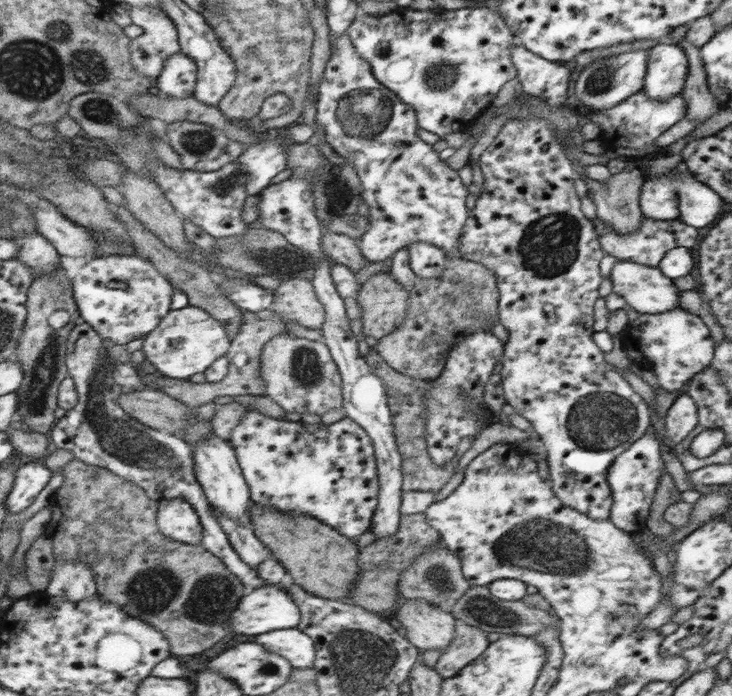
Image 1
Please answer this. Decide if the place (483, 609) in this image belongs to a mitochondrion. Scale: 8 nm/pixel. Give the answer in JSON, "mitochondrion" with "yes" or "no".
{"mitochondrion":"yes"}

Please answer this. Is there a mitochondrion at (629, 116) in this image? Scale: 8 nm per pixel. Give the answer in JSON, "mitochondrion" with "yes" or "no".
{"mitochondrion":"no"}

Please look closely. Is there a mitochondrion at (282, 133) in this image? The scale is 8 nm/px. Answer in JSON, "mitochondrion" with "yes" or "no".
{"mitochondrion":"no"}

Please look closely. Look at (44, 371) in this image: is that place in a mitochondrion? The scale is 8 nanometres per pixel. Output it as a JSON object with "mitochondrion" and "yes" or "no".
{"mitochondrion":"yes"}

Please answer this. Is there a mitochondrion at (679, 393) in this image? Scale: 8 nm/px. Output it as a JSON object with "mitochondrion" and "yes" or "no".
{"mitochondrion":"no"}

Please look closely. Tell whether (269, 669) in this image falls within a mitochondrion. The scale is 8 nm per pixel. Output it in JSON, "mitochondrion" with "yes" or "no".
{"mitochondrion":"no"}

